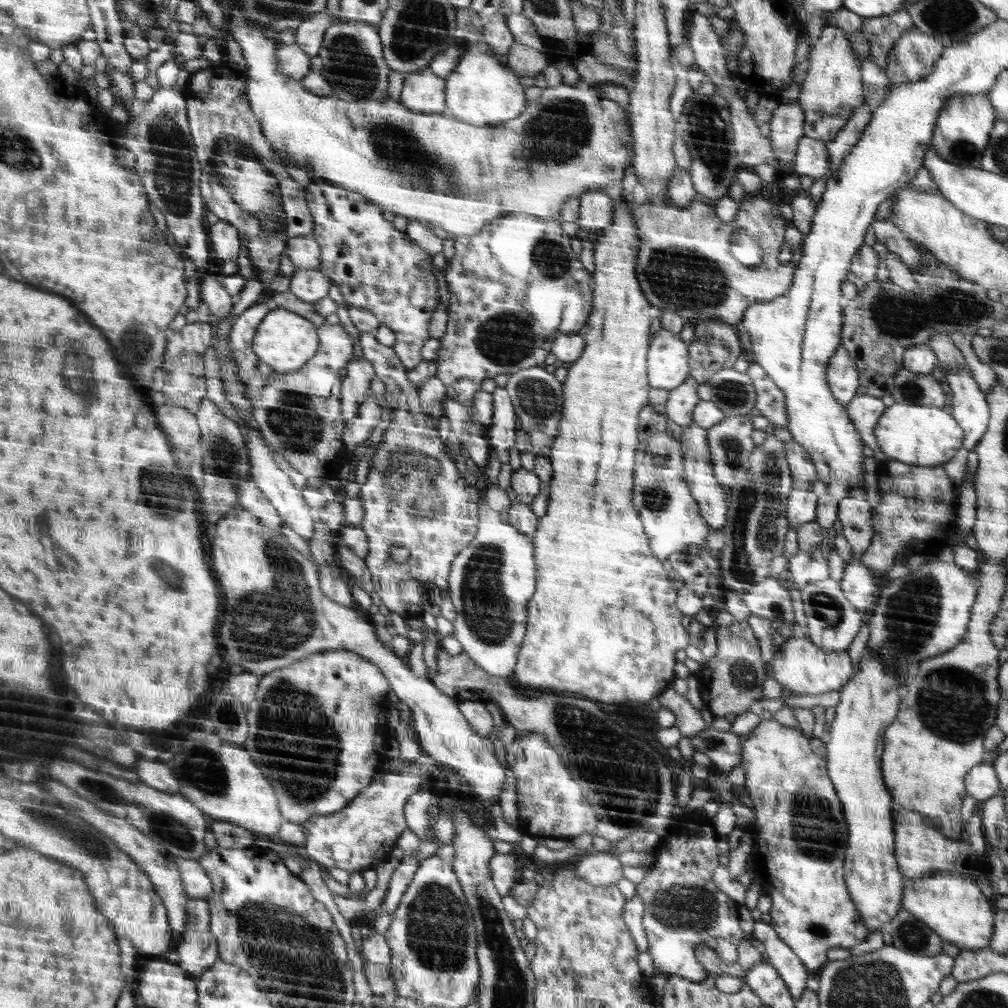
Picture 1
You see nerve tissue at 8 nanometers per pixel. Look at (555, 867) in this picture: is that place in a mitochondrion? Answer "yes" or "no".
no

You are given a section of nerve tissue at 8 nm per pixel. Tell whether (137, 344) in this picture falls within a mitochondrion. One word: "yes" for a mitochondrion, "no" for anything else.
yes

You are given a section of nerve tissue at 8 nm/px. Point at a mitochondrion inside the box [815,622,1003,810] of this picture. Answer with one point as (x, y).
(952, 703)

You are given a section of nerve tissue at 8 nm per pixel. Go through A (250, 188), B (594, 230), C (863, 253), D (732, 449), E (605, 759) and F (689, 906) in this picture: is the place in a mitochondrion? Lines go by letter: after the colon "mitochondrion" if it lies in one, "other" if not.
A: mitochondrion
B: other
C: other
D: mitochondrion
E: mitochondrion
F: mitochondrion

